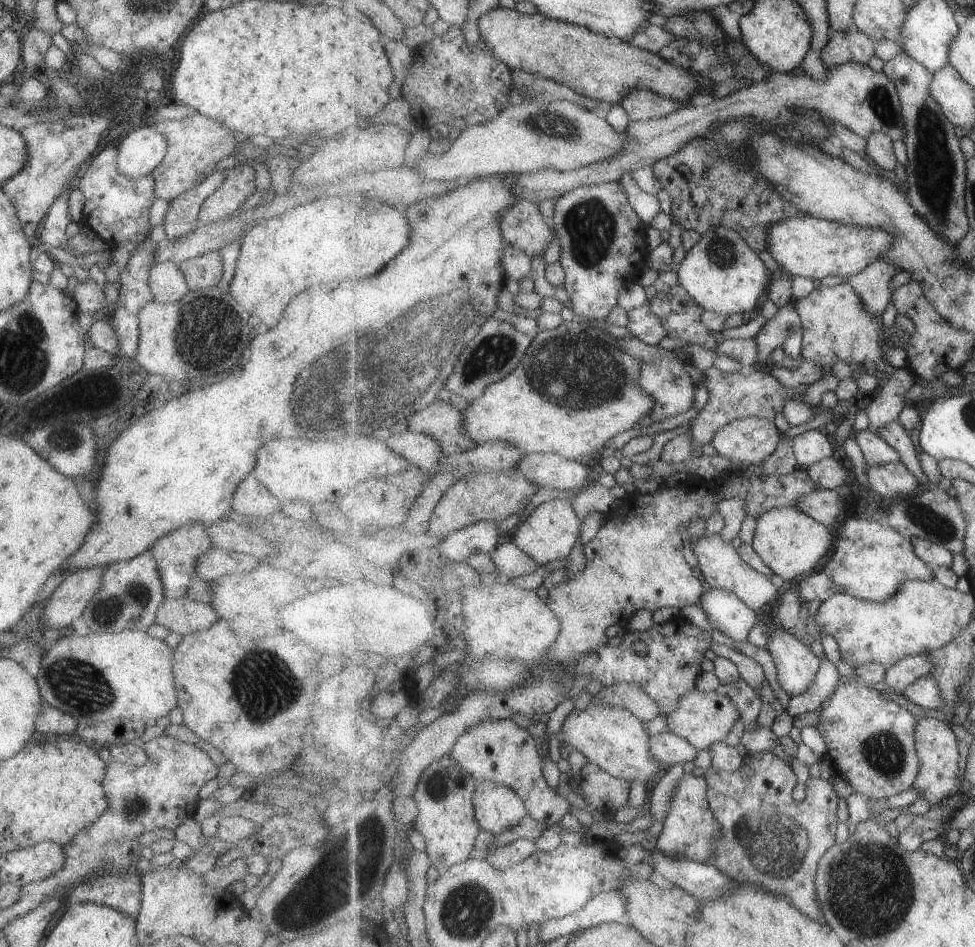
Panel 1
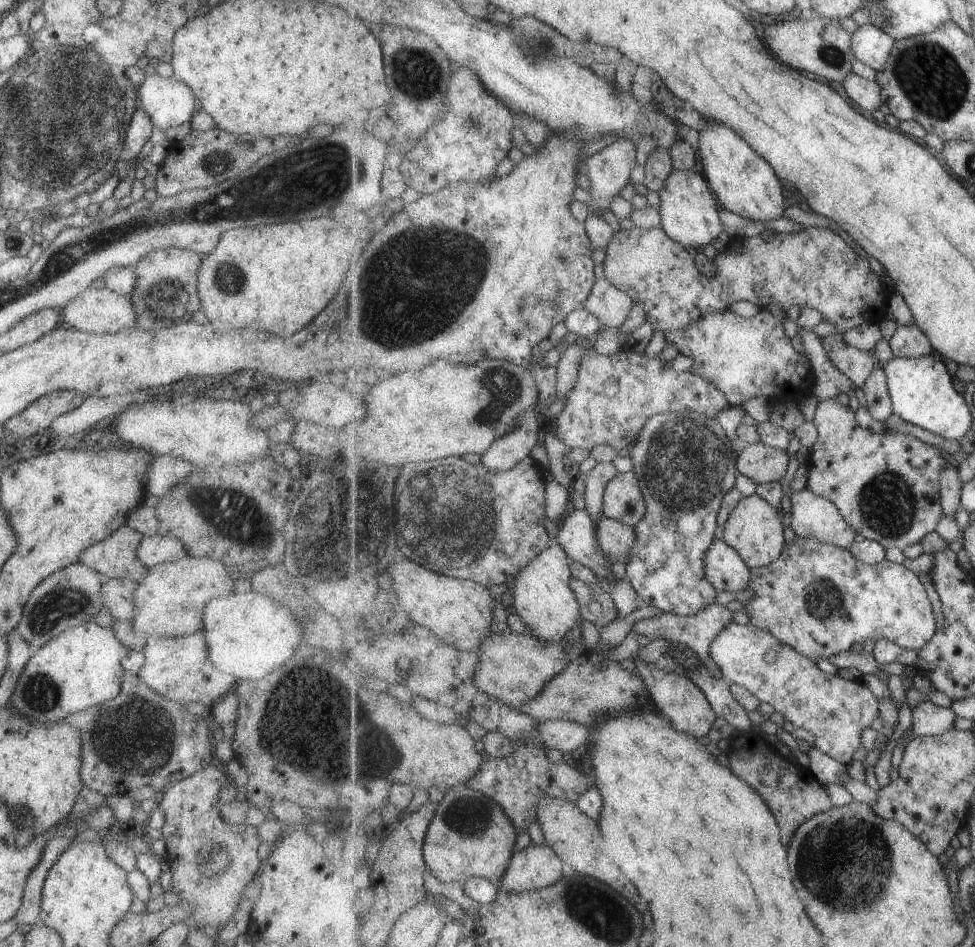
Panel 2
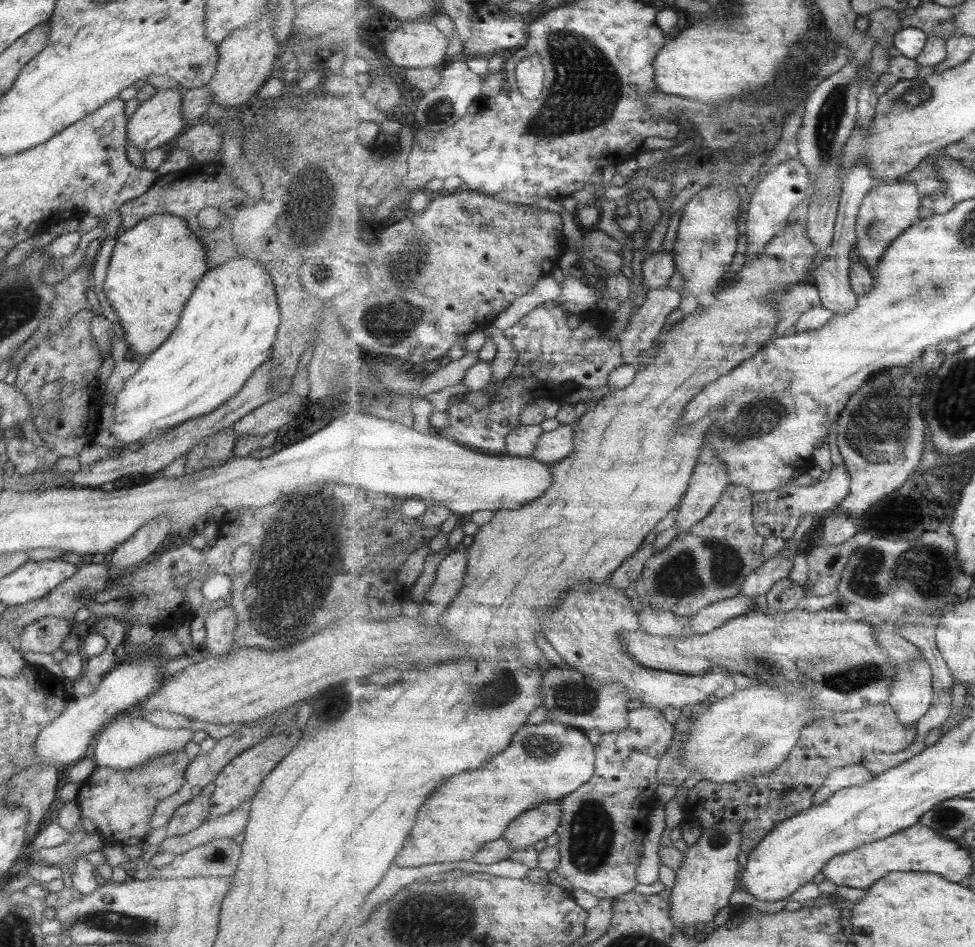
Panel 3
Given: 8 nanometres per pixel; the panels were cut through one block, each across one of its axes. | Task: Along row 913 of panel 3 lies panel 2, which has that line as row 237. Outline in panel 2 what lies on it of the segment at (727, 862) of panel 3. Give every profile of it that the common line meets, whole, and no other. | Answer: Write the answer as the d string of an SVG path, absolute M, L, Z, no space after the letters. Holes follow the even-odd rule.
M674 170L666 182L666 188L659 193L661 196L662 225L670 236L683 245L702 249L712 244L726 230L722 220L722 204L711 183L699 172L693 170Z

